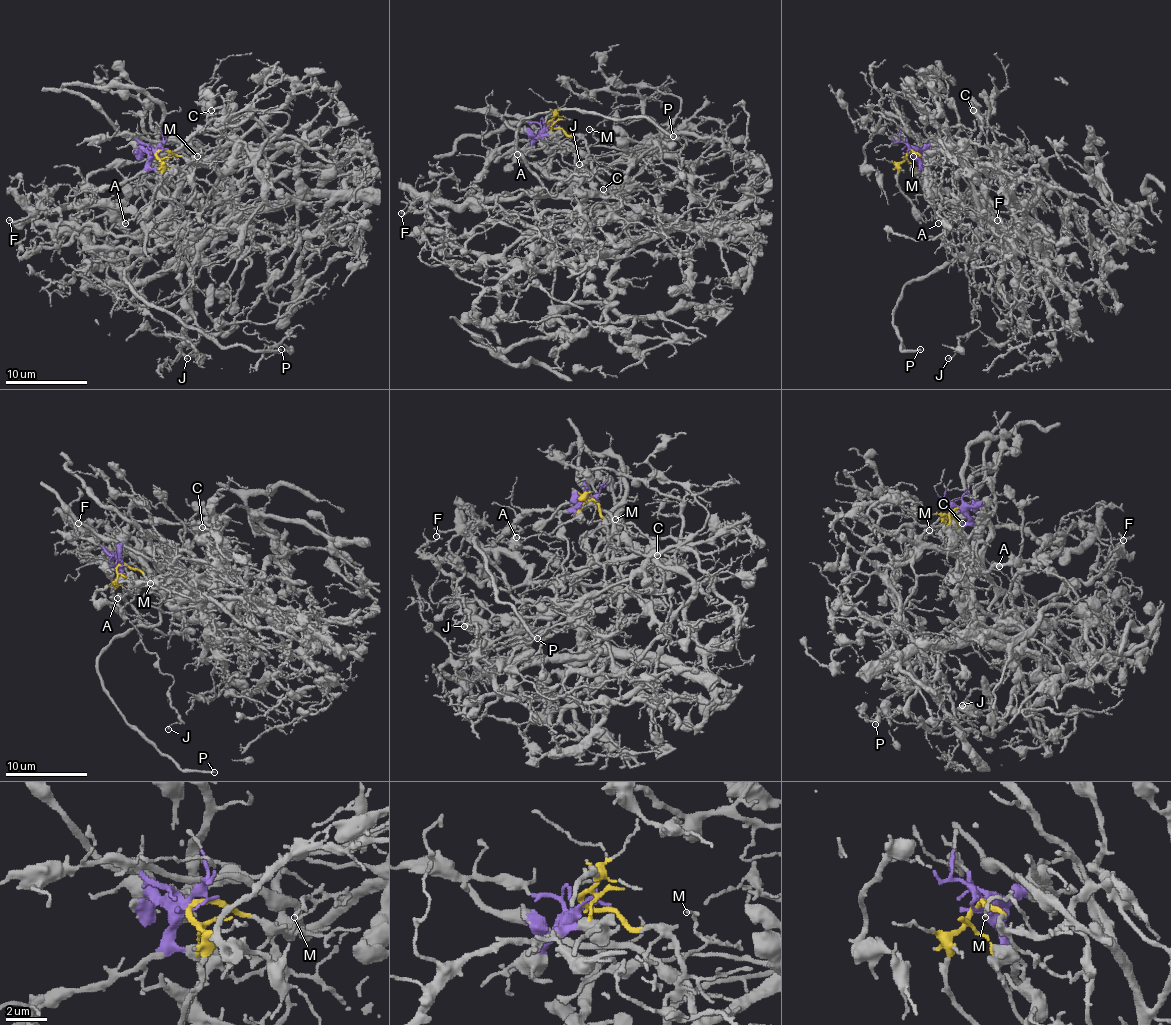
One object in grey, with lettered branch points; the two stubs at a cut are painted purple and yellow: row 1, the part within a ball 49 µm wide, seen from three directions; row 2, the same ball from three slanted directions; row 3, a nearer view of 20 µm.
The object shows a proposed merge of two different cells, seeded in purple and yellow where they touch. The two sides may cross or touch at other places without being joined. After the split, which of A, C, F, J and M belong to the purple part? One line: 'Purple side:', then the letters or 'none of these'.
Purple side: A, F

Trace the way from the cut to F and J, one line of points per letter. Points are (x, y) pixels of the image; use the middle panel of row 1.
F: (549, 126), (533, 140), (506, 144), (461, 204), (429, 202), (419, 197), (400, 214)
J: (549, 126), (586, 144), (588, 181), (624, 226), (612, 250), (549, 242), (496, 202), (553, 195), (580, 165)

